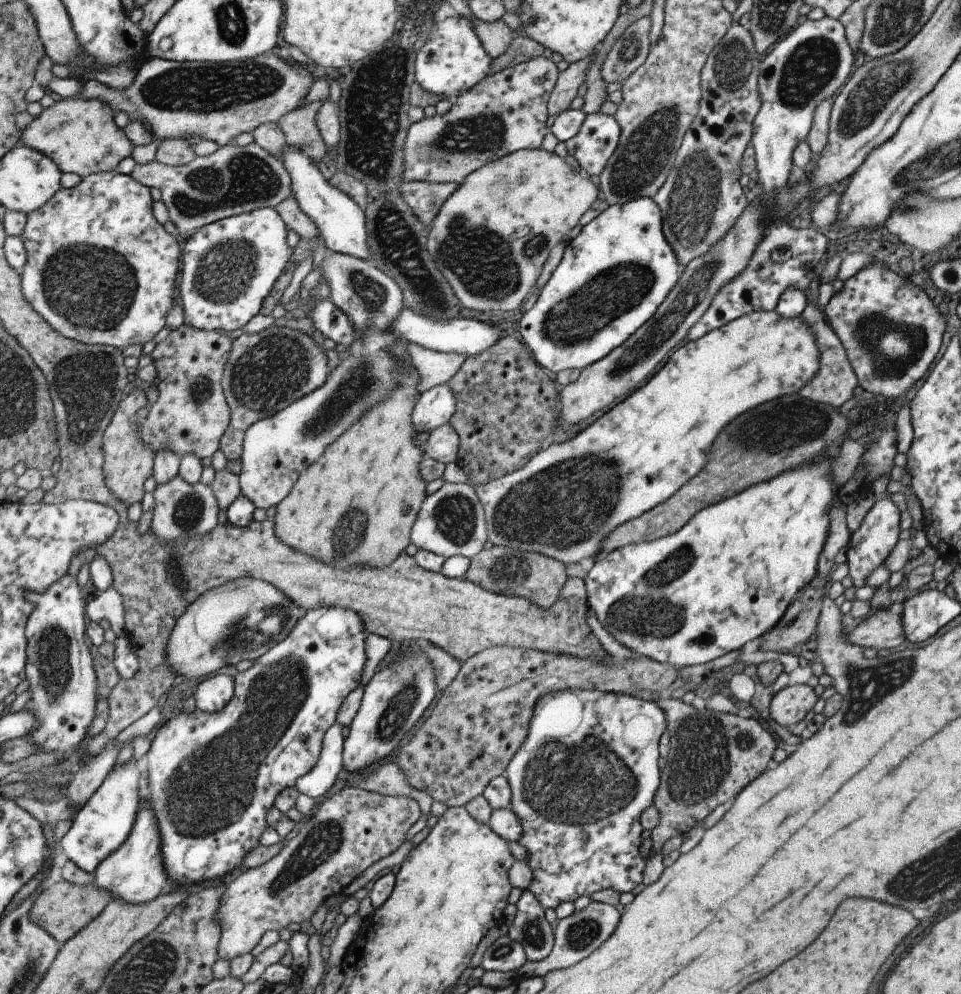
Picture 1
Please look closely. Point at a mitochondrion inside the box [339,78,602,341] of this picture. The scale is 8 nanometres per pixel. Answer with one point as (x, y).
(487, 265)

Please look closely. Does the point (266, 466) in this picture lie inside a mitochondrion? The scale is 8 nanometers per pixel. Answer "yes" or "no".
no

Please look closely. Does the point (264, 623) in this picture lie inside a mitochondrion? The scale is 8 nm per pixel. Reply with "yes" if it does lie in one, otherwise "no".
yes

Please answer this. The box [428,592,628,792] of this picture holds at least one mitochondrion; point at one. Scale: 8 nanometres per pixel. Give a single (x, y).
(510, 680)

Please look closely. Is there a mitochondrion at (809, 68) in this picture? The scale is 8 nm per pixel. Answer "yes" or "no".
yes

